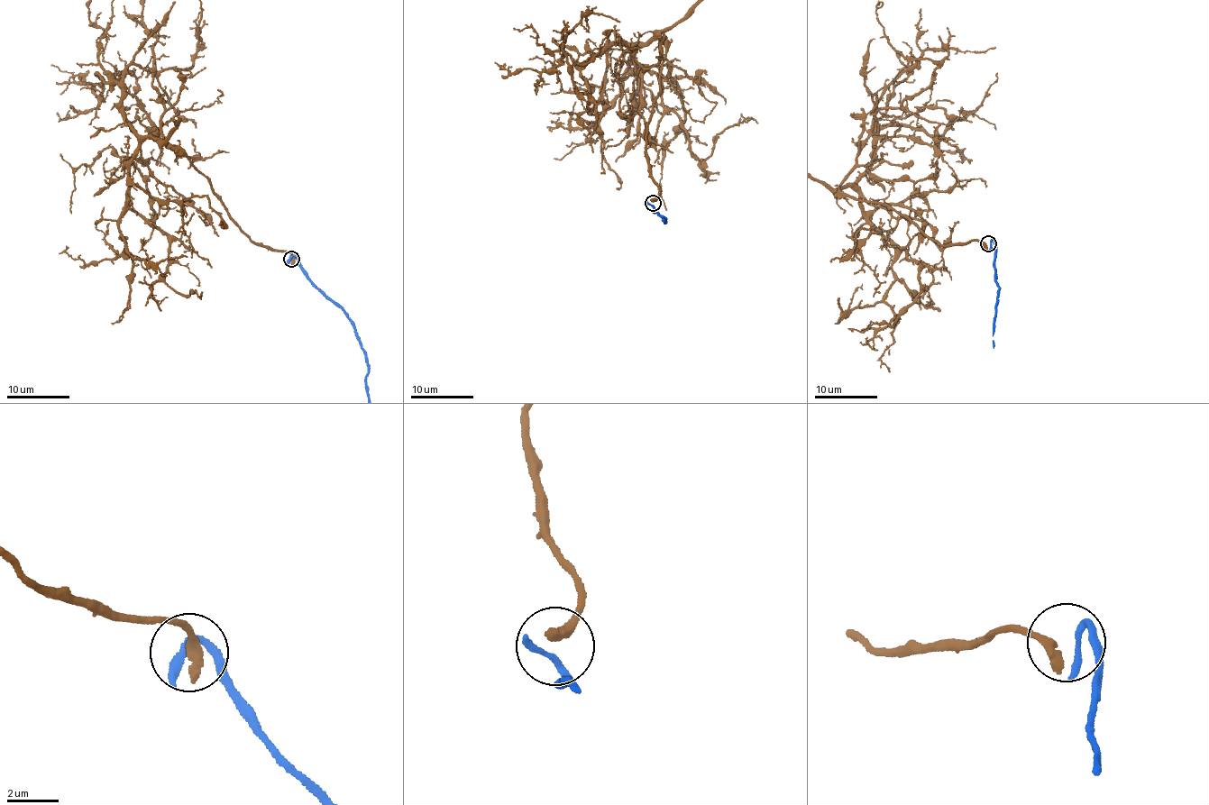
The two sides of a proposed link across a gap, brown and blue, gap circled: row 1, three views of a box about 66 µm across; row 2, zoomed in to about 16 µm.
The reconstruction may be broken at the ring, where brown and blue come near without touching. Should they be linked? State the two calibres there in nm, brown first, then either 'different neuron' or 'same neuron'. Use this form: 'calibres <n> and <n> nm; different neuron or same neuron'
calibres 480 and 280 nm; same neuron

